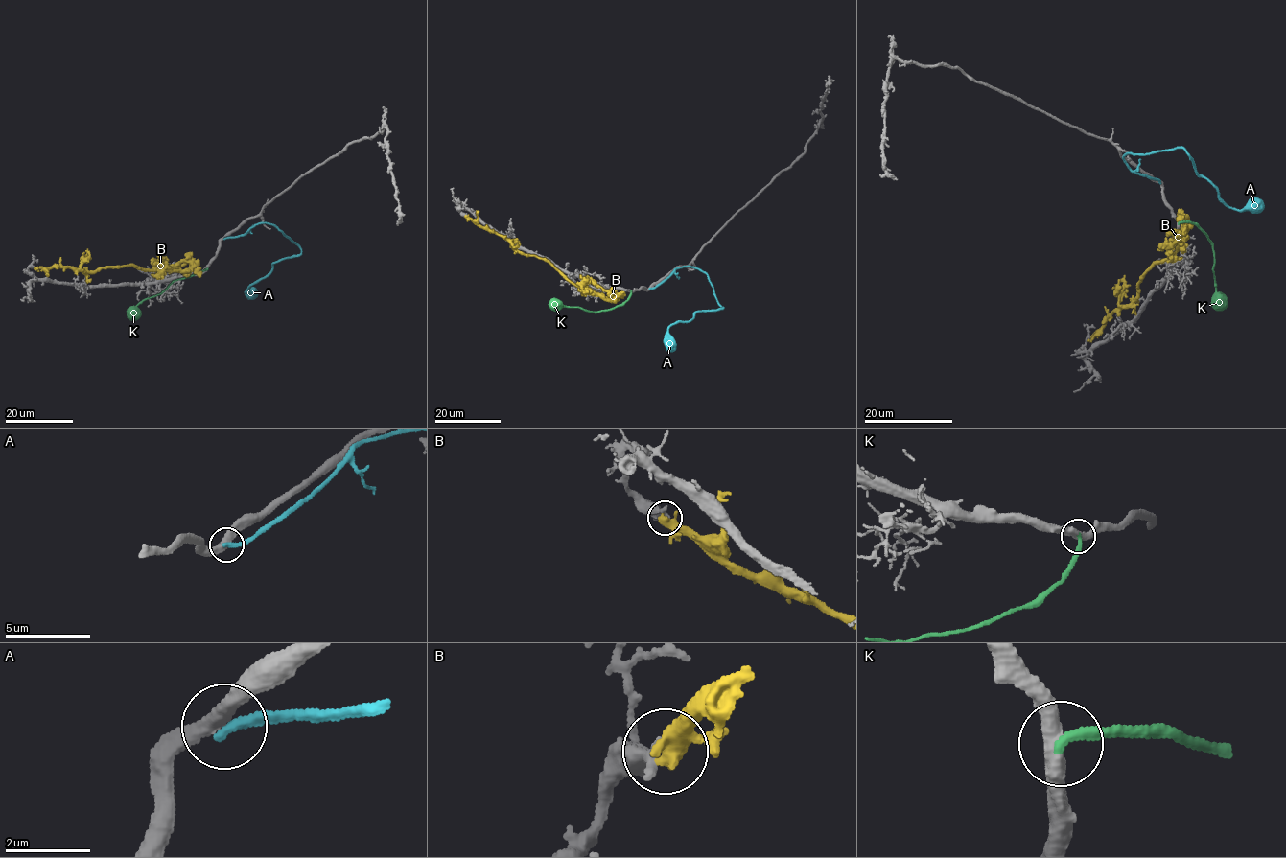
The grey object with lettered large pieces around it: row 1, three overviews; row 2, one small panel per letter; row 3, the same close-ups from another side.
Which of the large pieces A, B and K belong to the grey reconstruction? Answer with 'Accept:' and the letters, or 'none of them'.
Accept: K

